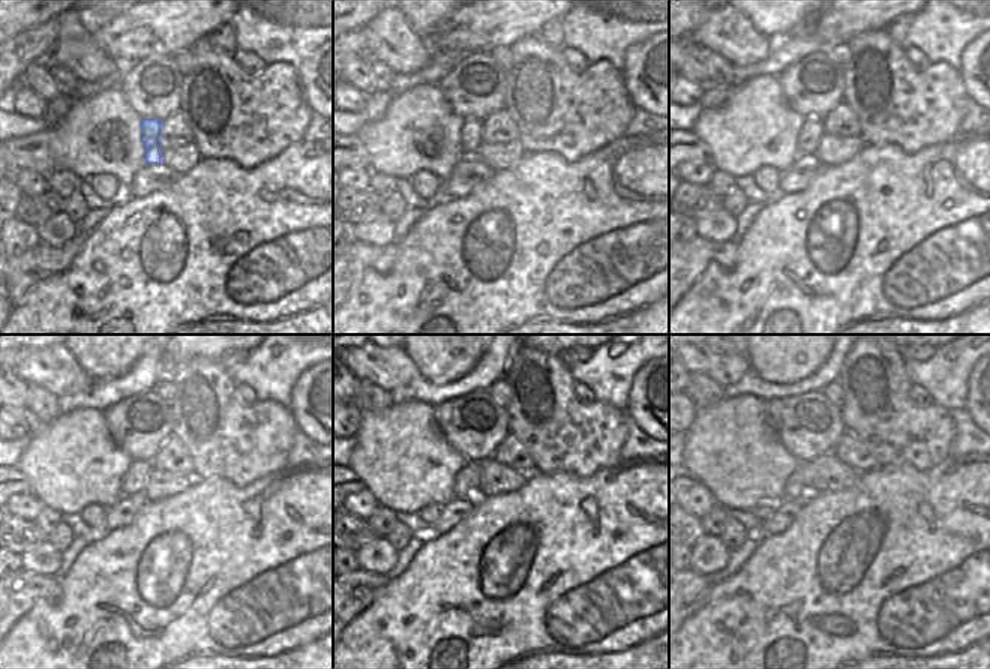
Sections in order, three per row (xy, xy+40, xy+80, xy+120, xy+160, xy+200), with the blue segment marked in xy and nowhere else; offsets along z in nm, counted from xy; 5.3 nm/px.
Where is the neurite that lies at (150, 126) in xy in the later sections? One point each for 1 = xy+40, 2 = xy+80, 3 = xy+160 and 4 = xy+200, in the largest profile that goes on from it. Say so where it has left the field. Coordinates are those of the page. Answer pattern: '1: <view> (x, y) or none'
1: xy+40 (471, 134)
2: xy+80 (812, 129)
3: xy+160 (467, 482)
4: xy+200 (794, 488)

